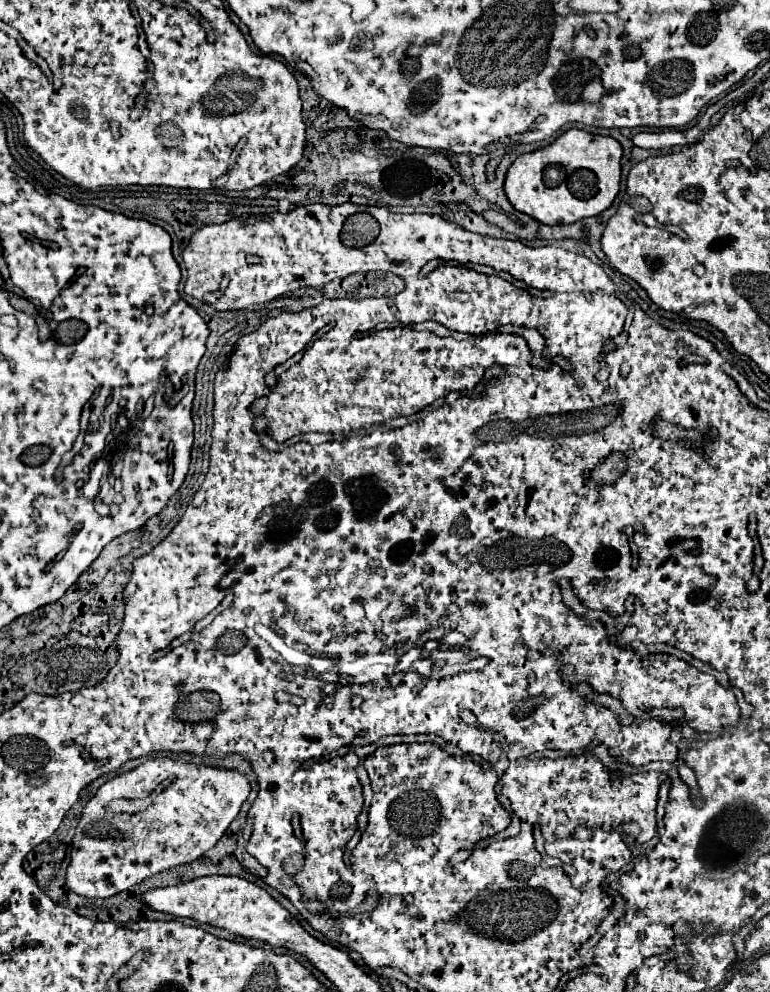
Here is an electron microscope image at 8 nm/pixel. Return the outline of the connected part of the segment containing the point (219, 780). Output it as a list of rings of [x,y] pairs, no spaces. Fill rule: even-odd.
[[[155,758],[145,760],[141,766],[107,780],[97,794],[85,804],[81,820],[77,824],[73,836],[71,864],[67,868],[67,886],[89,898],[109,898],[131,886],[143,882],[145,878],[171,870],[179,864],[187,864],[203,856],[209,848],[217,844],[217,840],[225,834],[229,824],[237,818],[241,804],[247,800],[251,792],[249,778],[237,770],[213,768],[213,766],[197,766],[193,762],[181,762],[177,758]],[[151,798],[149,804],[139,812],[113,812],[113,800],[145,800]]]

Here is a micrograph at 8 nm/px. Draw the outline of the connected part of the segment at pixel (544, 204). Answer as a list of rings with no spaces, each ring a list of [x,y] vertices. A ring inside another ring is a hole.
[[[567,130],[549,146],[519,156],[507,172],[505,194],[515,210],[541,224],[571,224],[607,210],[619,194],[621,144],[609,136]]]

